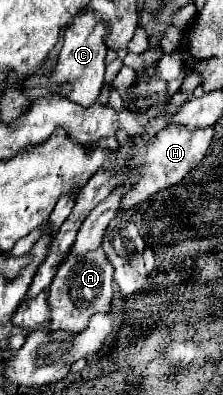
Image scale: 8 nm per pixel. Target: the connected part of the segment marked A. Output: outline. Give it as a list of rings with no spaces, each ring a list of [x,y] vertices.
[[[103,249],[89,251],[85,255],[69,253],[59,265],[55,281],[49,287],[49,305],[51,305],[51,331],[63,329],[79,333],[87,327],[89,317],[95,311],[109,311],[113,299],[113,265],[107,261]]]

